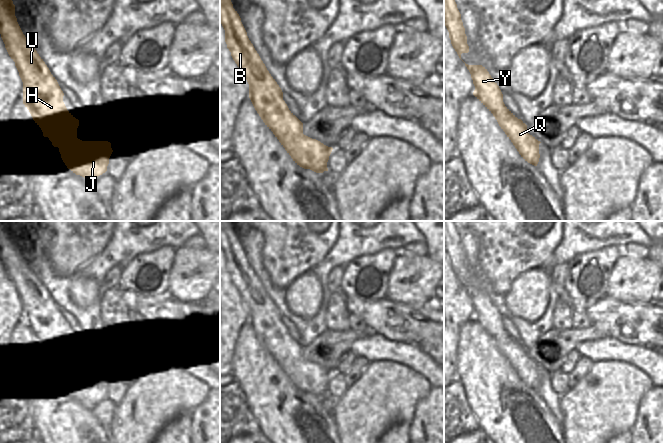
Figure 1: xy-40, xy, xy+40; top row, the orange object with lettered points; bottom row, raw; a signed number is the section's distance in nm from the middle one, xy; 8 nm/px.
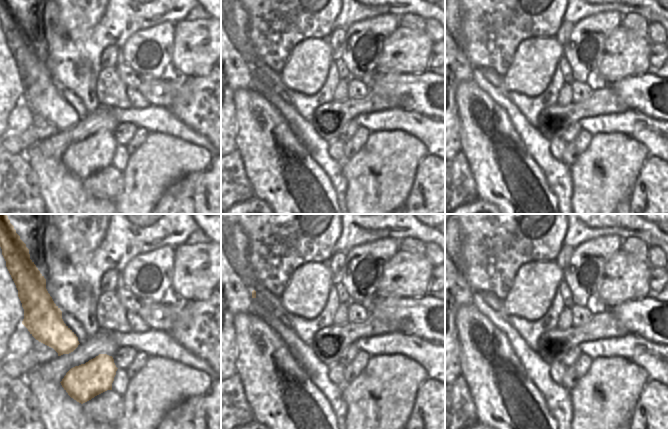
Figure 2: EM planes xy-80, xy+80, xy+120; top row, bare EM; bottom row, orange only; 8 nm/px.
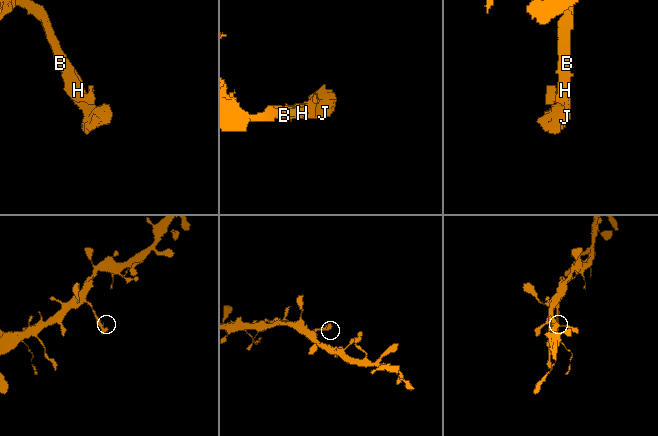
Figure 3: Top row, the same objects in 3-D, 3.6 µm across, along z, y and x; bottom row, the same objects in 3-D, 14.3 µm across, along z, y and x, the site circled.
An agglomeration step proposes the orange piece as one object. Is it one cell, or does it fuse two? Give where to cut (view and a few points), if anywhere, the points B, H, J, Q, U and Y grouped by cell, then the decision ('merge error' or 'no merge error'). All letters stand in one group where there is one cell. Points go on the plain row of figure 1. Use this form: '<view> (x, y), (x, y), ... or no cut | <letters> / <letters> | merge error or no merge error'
no cut | B H J Q U Y | no merge error

